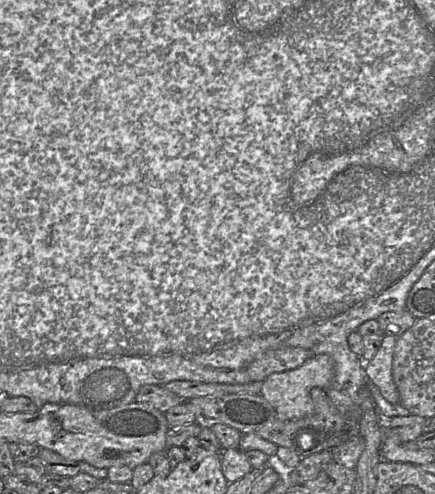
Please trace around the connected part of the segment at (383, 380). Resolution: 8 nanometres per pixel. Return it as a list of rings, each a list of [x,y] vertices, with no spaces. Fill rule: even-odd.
[[[385,334],[374,357],[369,362],[365,362],[369,379],[379,388],[382,396],[392,404],[401,403],[392,373],[397,338],[396,336]]]

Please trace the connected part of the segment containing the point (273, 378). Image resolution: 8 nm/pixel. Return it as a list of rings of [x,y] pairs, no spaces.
[[[327,354],[314,355],[300,367],[270,374],[262,383],[260,395],[276,410],[280,417],[286,420],[298,420],[312,414],[314,405],[311,390],[321,388],[326,390],[334,377],[334,361]]]

